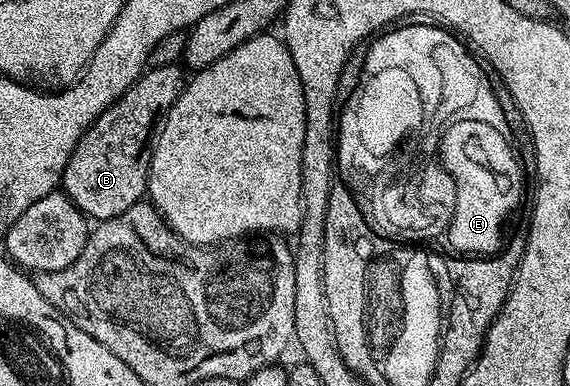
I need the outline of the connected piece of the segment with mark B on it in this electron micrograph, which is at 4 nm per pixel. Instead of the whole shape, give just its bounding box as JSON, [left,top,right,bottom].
[61,63,187,220]

